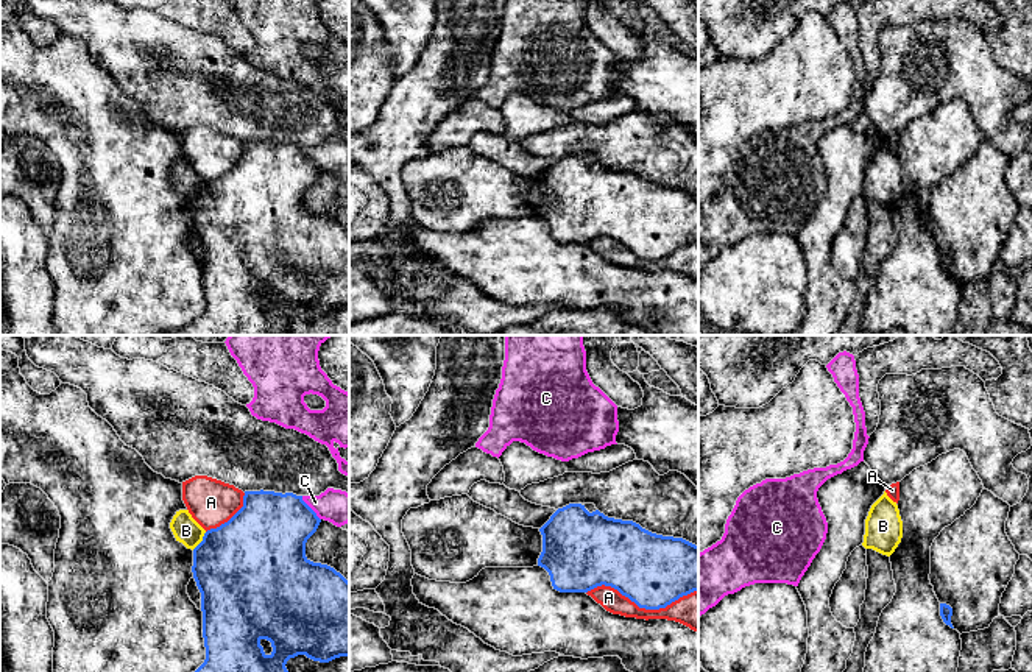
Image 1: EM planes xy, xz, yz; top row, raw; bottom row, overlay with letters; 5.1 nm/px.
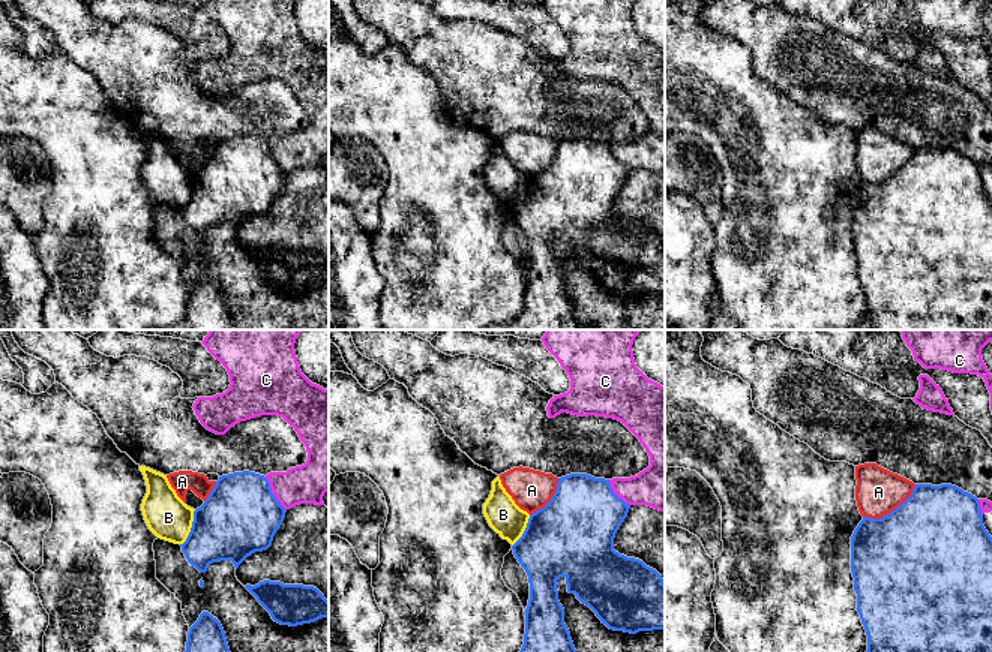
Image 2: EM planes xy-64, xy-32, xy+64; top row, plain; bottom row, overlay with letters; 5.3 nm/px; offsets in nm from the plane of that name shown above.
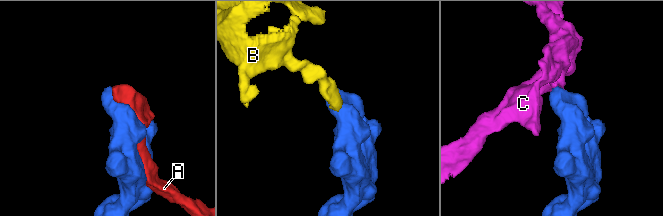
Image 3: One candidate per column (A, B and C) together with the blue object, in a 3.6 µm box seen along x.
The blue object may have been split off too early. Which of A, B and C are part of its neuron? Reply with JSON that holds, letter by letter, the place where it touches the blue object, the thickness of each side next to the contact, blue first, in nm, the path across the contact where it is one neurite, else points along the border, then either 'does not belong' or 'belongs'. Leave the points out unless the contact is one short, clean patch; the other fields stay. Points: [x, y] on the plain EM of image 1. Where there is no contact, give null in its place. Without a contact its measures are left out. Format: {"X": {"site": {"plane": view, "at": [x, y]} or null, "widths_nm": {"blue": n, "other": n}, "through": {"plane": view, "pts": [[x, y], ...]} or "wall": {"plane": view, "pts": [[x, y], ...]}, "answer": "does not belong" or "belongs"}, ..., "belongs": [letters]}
{"A": {"site": {"plane": "xz", "at": [641, 258]}, "widths_nm": {"blue": 380, "other": 160}, "answer": "does not belong"}, "B": {"site": {"plane": "xy", "at": [201, 192]}, "widths_nm": {"blue": 500, "other": 140}, "wall": {"plane": "xy", "pts": [[206, 183], [192, 200]]}, "answer": "does not belong"}, "C": {"site": {"plane": "xy", "at": [311, 159]}, "widths_nm": {"blue": 380, "other": 170}, "wall": {"plane": "xy", "pts": [[301, 147], [320, 170]]}, "answer": "does not belong"}, "belongs": []}

